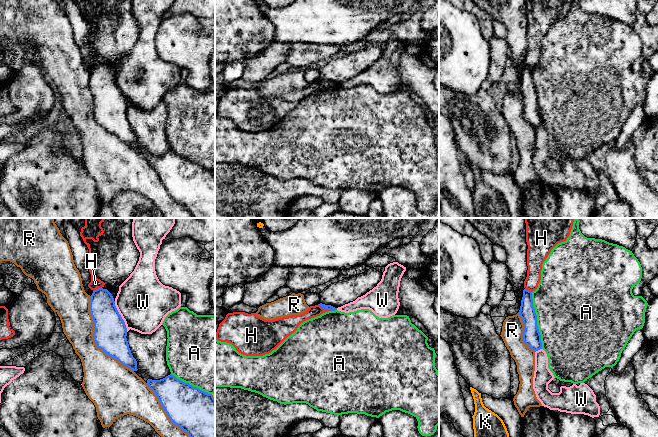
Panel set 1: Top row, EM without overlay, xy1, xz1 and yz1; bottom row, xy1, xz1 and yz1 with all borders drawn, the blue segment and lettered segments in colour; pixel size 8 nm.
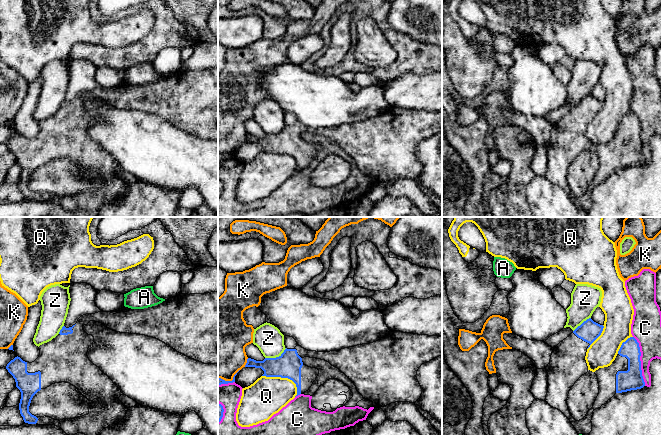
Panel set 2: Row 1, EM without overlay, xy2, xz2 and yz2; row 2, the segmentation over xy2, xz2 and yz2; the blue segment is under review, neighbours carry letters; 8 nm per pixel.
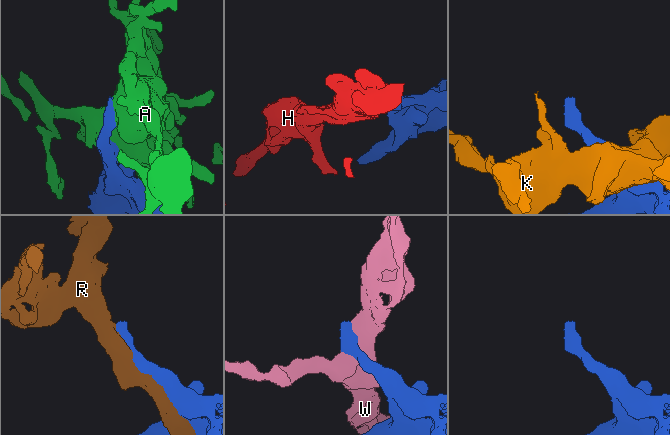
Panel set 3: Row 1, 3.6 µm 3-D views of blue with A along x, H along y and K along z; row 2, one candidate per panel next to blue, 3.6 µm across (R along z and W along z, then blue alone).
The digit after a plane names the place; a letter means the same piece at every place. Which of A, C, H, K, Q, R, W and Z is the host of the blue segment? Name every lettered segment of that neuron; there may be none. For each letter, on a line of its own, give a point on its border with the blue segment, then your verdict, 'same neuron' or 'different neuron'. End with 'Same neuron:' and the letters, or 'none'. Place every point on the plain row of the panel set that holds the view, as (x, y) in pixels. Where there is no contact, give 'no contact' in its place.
A: yz1 (536, 96) | different neuron
C: yz2 (640, 137) | different neuron
H: xz1 (324, 84) | different neuron
K: xz2 (247, 138) | different neuron
Q: xz2 (284, 153) | different neuron
R: xy1 (94, 115) | different neuron
W: xy1 (120, 92) | different neuron
Z: xz2 (276, 133) | different neuron
Same neuron: none

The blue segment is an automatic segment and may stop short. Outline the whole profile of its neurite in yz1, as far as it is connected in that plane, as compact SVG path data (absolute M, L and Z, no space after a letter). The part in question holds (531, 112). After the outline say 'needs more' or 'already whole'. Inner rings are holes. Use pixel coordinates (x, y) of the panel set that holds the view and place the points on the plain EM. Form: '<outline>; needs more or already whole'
M524 65L519 91L523 96L523 117L535 128L542 125L541 111L537 102L537 91L533 83L532 68Z; already whole

